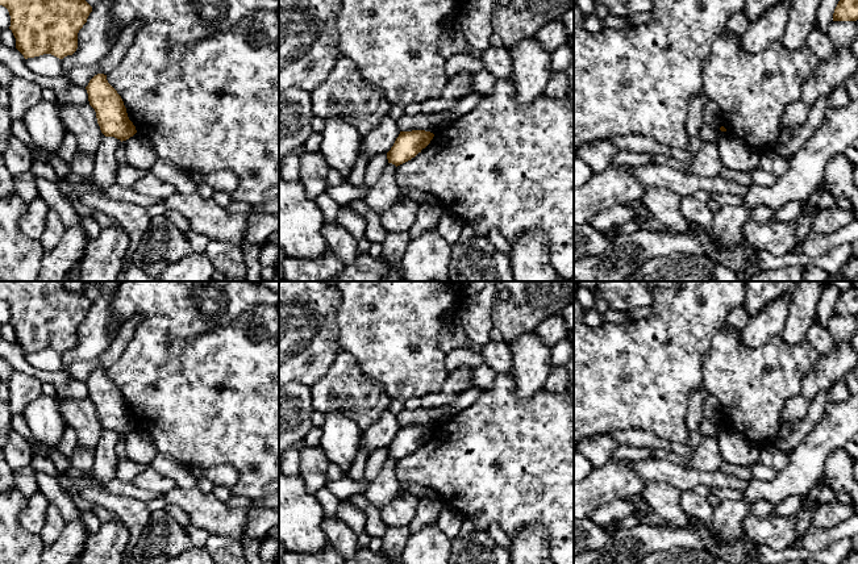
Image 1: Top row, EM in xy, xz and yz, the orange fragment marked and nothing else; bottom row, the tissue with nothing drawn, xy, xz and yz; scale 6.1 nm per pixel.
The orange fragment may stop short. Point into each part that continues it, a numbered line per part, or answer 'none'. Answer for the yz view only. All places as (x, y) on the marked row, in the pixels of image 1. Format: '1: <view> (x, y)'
none

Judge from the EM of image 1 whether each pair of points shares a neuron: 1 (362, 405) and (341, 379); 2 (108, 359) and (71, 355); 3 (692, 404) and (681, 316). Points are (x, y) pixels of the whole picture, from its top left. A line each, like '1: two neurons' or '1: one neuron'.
1: one neuron
2: two neurons
3: two neurons

